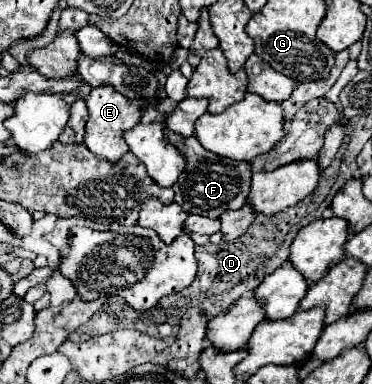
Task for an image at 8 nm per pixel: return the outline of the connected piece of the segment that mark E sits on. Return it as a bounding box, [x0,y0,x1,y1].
[85,86,141,162]

